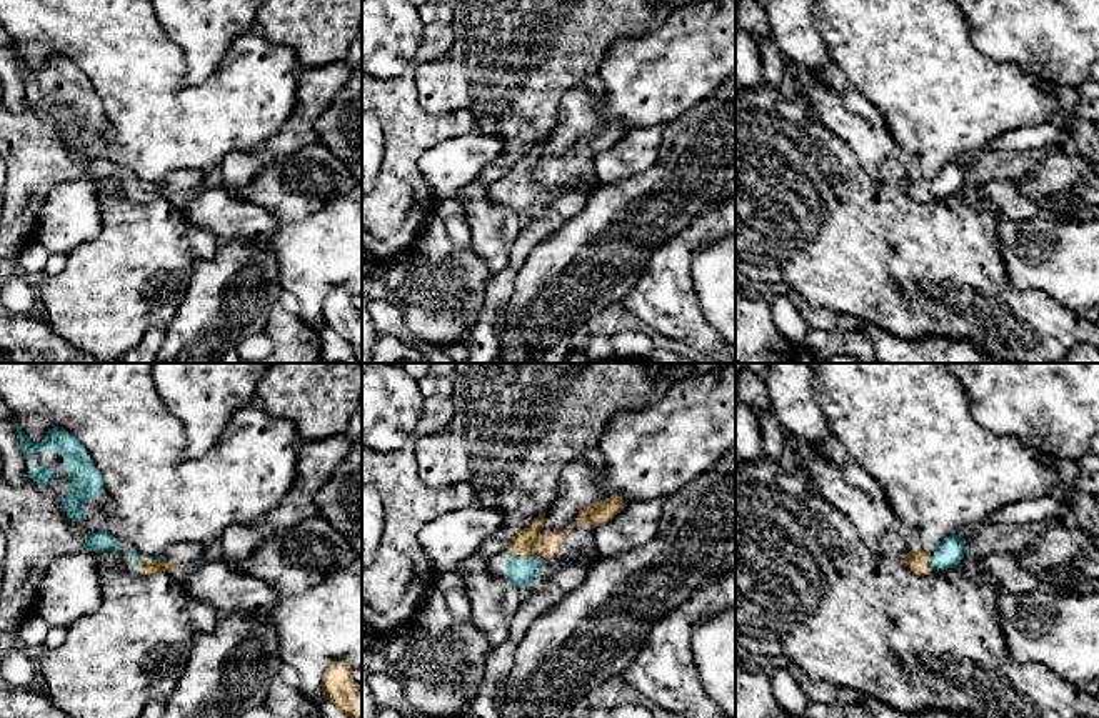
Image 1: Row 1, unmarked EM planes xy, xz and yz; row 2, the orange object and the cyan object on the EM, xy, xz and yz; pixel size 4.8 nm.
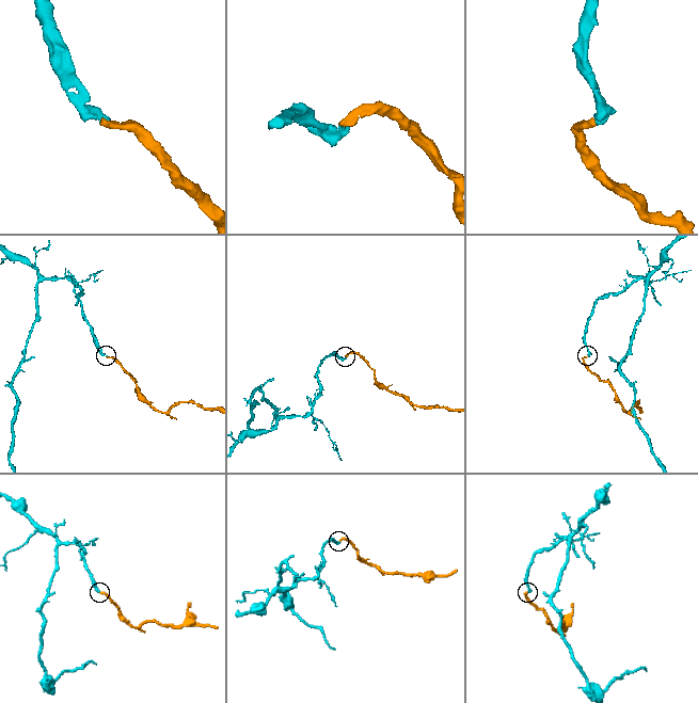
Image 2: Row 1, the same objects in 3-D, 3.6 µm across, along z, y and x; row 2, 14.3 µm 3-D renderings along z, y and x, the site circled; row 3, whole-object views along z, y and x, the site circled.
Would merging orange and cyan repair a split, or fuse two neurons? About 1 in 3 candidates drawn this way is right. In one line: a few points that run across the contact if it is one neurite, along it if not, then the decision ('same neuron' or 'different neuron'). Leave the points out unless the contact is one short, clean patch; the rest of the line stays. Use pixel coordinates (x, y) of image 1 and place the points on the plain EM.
line xz (527, 169), (516, 182), (516, 192), (521, 197); same neuron

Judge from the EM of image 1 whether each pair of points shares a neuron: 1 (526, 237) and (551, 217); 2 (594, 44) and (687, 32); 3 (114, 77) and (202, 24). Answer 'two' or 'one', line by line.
1: one
2: two
3: two

